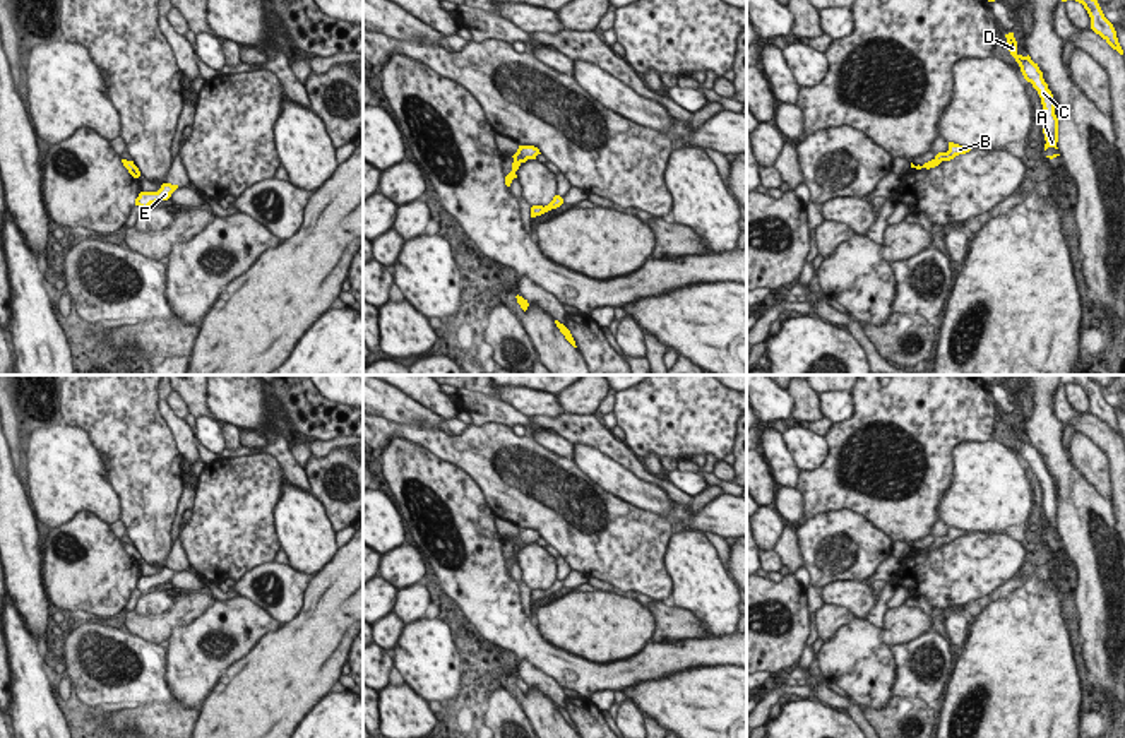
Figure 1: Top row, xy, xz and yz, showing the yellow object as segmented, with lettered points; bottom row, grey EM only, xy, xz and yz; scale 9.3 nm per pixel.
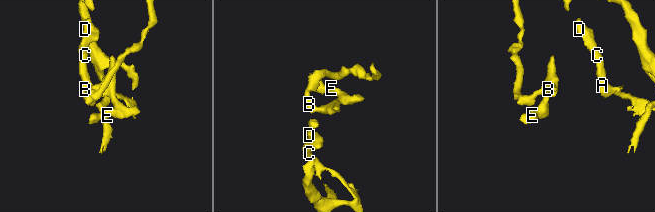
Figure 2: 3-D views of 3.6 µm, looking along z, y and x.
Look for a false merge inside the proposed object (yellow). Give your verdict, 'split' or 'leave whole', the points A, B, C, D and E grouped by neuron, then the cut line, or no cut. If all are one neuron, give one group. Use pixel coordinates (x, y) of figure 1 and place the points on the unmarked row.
leave whole; groups A B C D E; cut none

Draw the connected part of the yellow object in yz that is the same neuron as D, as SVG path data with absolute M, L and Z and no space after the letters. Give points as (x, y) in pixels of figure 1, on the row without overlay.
M1014 416L1005 418L1007 426L1009 426L1009 435L1015 442L1015 445L1021 450L1021 455L1027 466L1033 467L1033 471L1038 474L1041 481L1041 488L1045 493L1045 503L1043 503L1043 517L1045 517L1045 534L1048 531L1057 531L1058 526L1058 502L1055 498L1055 485L1053 478L1048 473L1048 467L1043 462L1043 455L1039 454L1038 447L1031 443L1031 440L1022 440L1017 437L1017 425L1014 421Z

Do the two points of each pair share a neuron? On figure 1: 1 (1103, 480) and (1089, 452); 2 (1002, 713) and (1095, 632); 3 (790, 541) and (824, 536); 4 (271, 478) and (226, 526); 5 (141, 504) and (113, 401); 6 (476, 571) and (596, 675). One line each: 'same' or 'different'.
1: same
2: different
3: different
4: same
5: same
6: same

